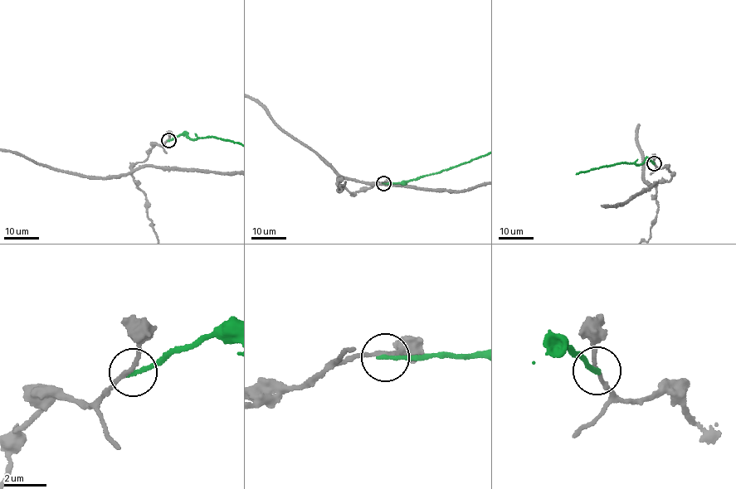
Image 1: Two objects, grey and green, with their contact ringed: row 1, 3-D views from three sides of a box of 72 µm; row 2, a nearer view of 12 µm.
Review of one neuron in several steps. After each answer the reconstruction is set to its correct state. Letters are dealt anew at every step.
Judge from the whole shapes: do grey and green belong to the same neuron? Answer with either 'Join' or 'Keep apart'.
Keep apart

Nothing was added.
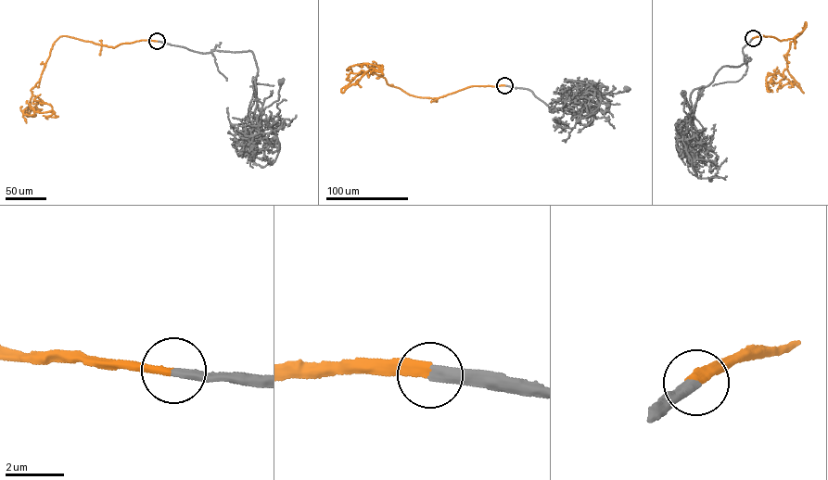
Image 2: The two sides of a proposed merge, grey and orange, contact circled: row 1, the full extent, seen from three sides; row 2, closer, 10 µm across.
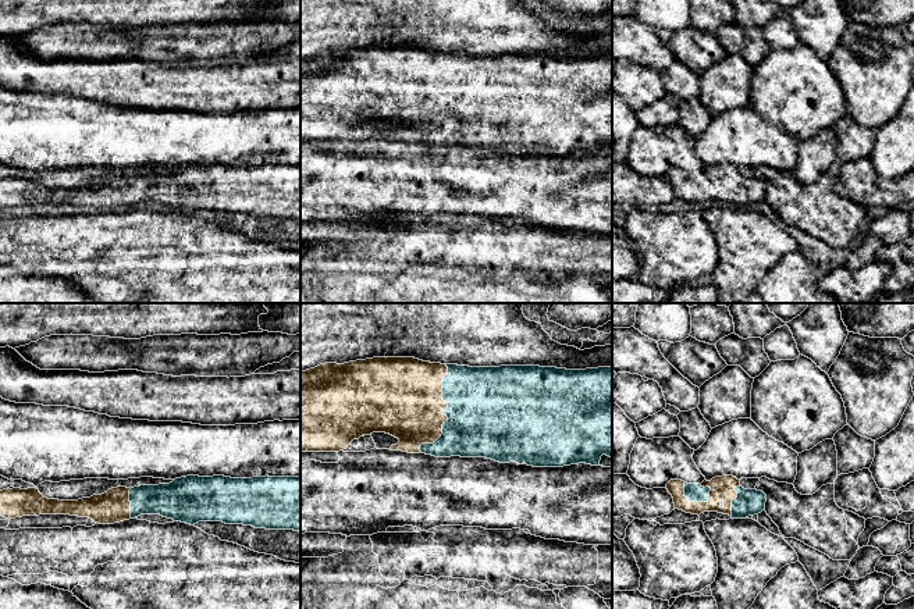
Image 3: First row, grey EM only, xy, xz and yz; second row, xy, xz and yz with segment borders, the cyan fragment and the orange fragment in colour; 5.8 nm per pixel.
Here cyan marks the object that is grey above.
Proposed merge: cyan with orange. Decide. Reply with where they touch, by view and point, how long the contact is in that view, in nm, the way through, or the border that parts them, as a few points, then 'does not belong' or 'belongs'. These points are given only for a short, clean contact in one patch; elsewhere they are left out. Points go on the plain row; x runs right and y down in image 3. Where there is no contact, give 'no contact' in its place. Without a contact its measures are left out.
xz (444, 102) | 550 nm | belongs

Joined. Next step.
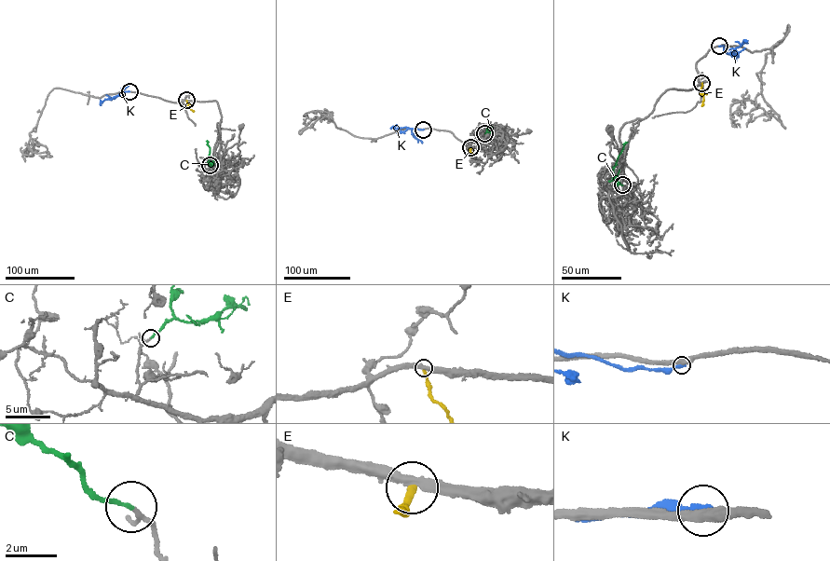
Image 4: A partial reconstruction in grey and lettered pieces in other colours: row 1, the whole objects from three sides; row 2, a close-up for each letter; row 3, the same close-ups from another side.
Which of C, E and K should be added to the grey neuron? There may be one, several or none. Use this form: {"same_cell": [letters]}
{"same_cell": ["C"]}

